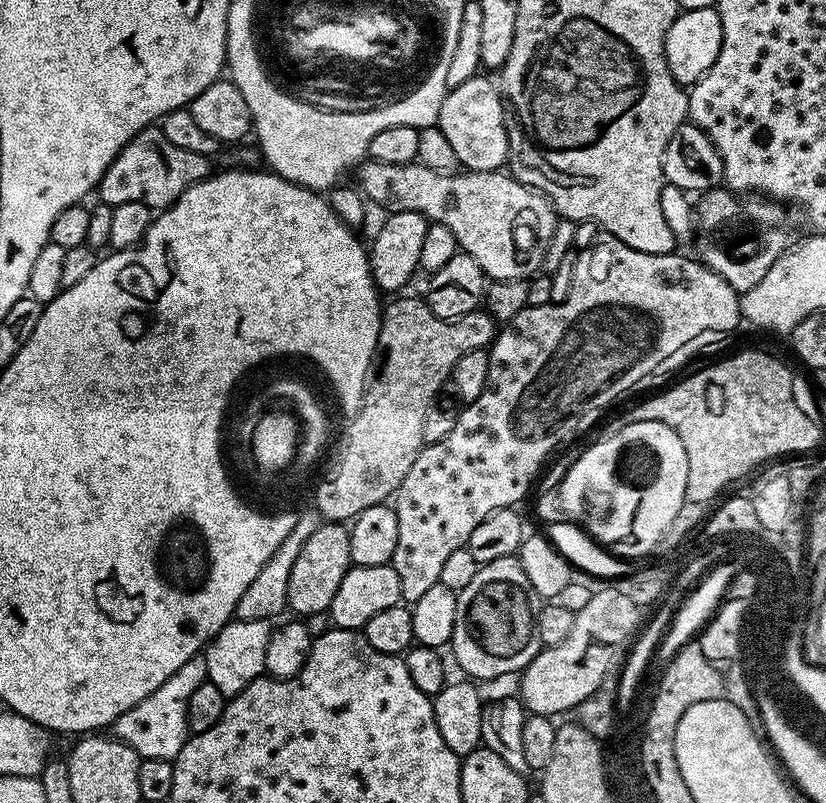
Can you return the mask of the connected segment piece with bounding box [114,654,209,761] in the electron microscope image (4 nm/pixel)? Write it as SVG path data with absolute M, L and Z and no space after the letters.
M201 654L190 658L190 662L178 666L178 670L174 670L174 674L170 674L170 678L166 678L158 690L154 690L154 694L142 698L138 706L118 717L114 725L115 739L133 748L142 758L175 761L190 735L186 722L186 705L190 702L190 694L206 683L209 683L206 656Z

